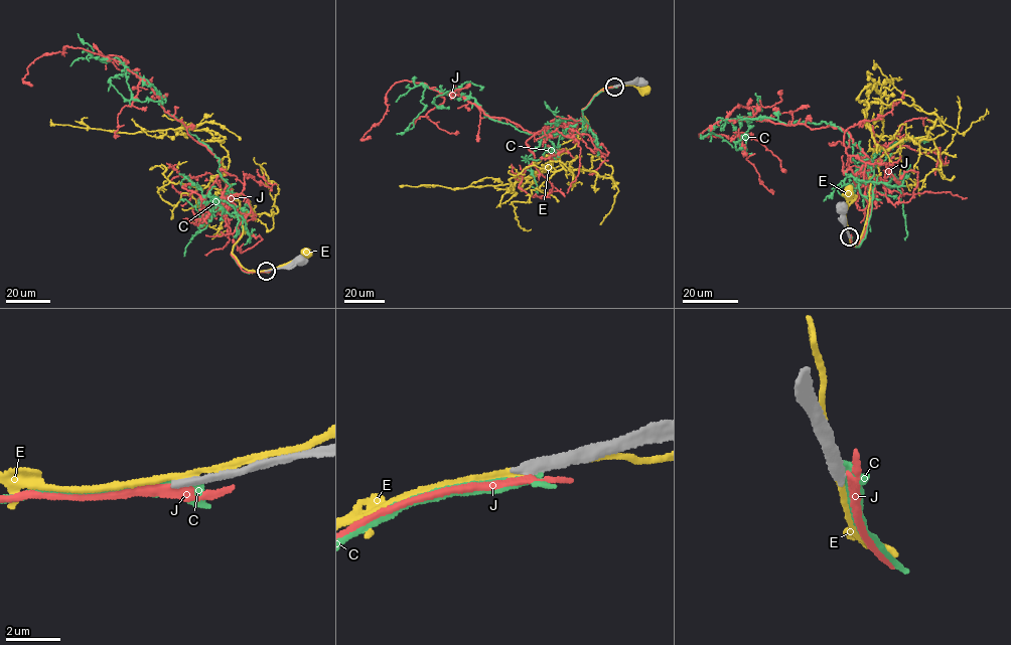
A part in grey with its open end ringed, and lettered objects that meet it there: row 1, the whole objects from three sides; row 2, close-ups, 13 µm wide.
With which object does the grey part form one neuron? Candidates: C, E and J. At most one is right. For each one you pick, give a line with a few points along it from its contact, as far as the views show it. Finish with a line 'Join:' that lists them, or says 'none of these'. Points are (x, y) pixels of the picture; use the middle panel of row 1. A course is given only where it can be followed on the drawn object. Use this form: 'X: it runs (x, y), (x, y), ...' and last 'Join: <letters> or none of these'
Join: none of these

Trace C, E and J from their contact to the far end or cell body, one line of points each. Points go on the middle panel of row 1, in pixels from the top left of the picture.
C: (615, 87), (582, 110), (588, 124), (571, 139), (520, 131), (475, 99), (426, 87), (425, 109), (396, 133)
E: (616, 86), (631, 85), (644, 91)
J: (614, 87), (582, 110), (587, 124), (579, 135), (553, 138), (402, 81), (360, 139), (371, 137)

